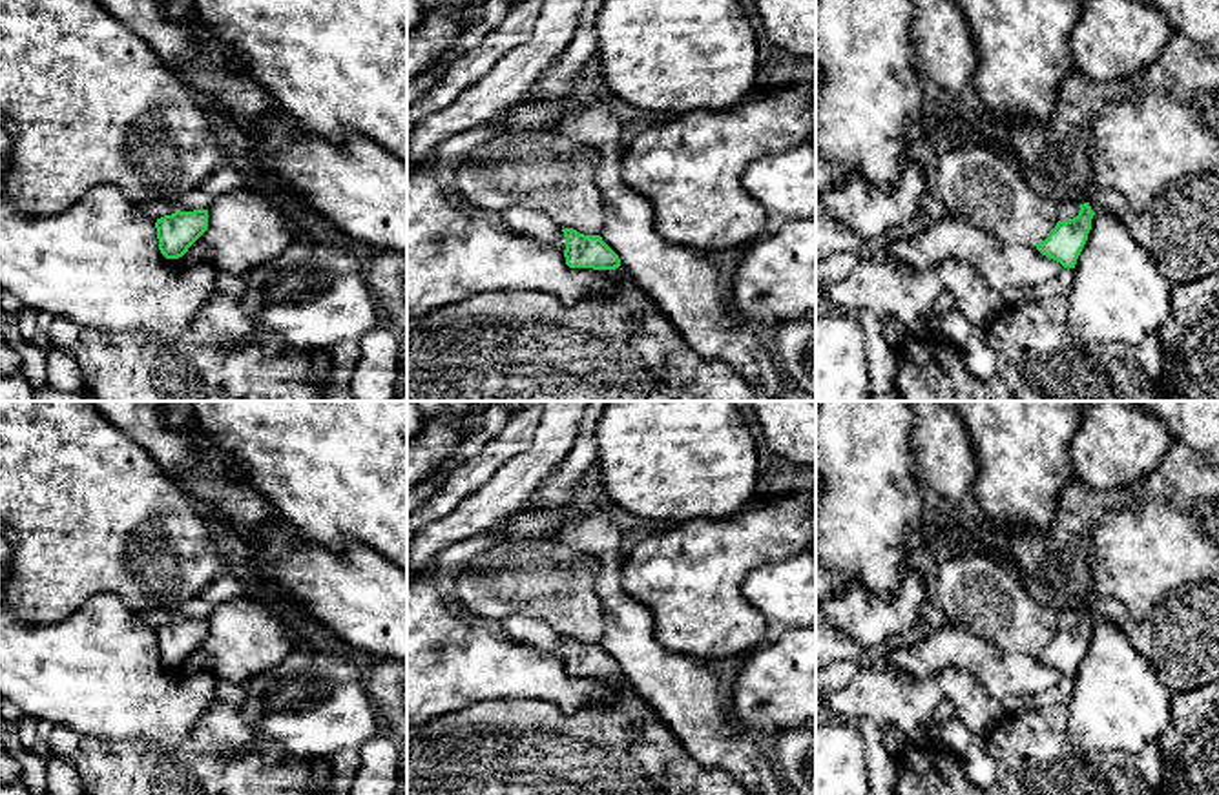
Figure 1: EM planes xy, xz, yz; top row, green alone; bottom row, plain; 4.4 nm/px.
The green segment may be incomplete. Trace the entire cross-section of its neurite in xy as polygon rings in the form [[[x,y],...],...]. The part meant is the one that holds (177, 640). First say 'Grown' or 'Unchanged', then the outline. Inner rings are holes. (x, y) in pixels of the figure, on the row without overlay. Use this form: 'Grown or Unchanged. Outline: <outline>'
Unchanged. Outline: [[[208,618],[175,620],[157,627],[159,658],[166,667],[182,666],[206,640]]]

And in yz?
Grown. Outline: [[[1212,582],[1183,583],[1164,596],[1146,618],[1137,618],[1122,602],[1111,596],[1097,600],[1089,611],[1080,613],[1077,625],[1058,629],[1047,647],[1035,653],[1037,658],[1064,676],[1075,676],[1095,622],[1117,625],[1172,693],[1197,689],[1219,680],[1219,585]]]

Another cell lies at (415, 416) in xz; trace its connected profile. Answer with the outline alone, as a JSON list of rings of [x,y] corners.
[[[407,401],[407,441],[423,430],[425,416],[416,401]]]

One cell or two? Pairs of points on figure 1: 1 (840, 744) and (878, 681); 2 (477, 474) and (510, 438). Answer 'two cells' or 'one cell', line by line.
1: two cells
2: one cell

